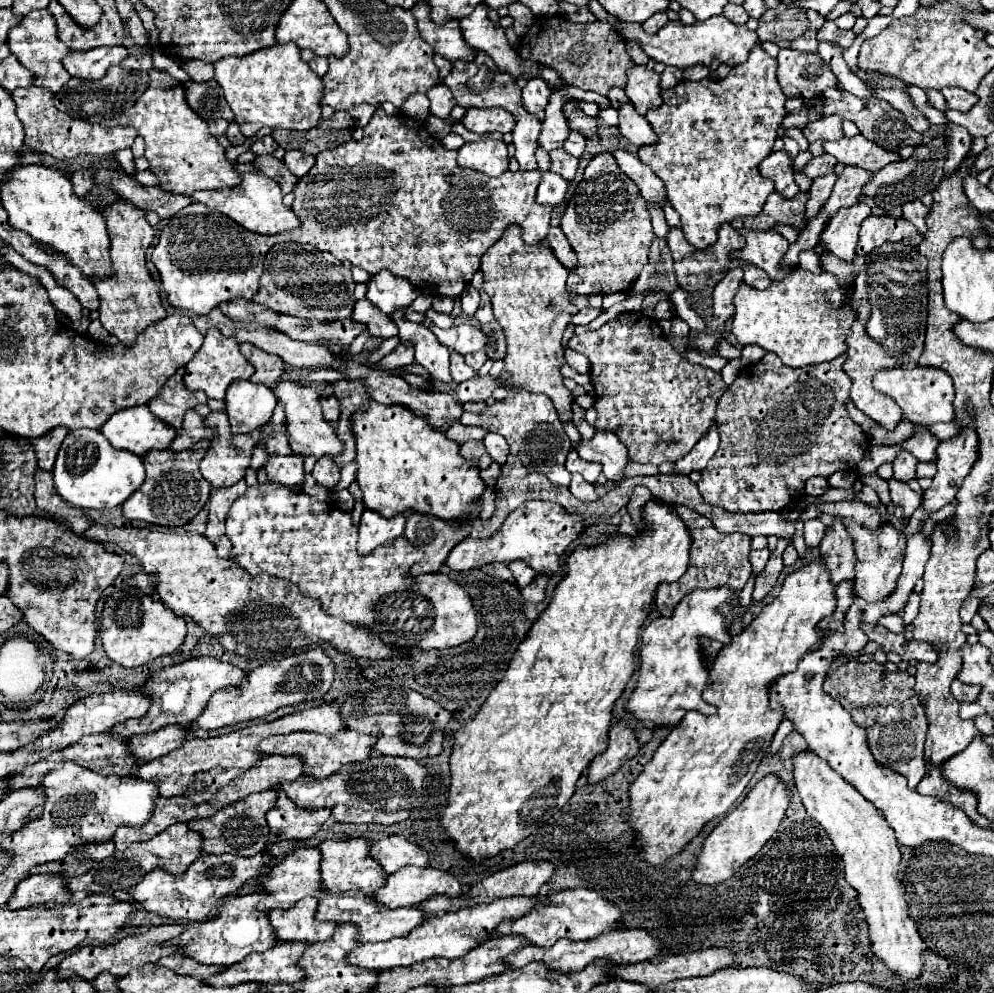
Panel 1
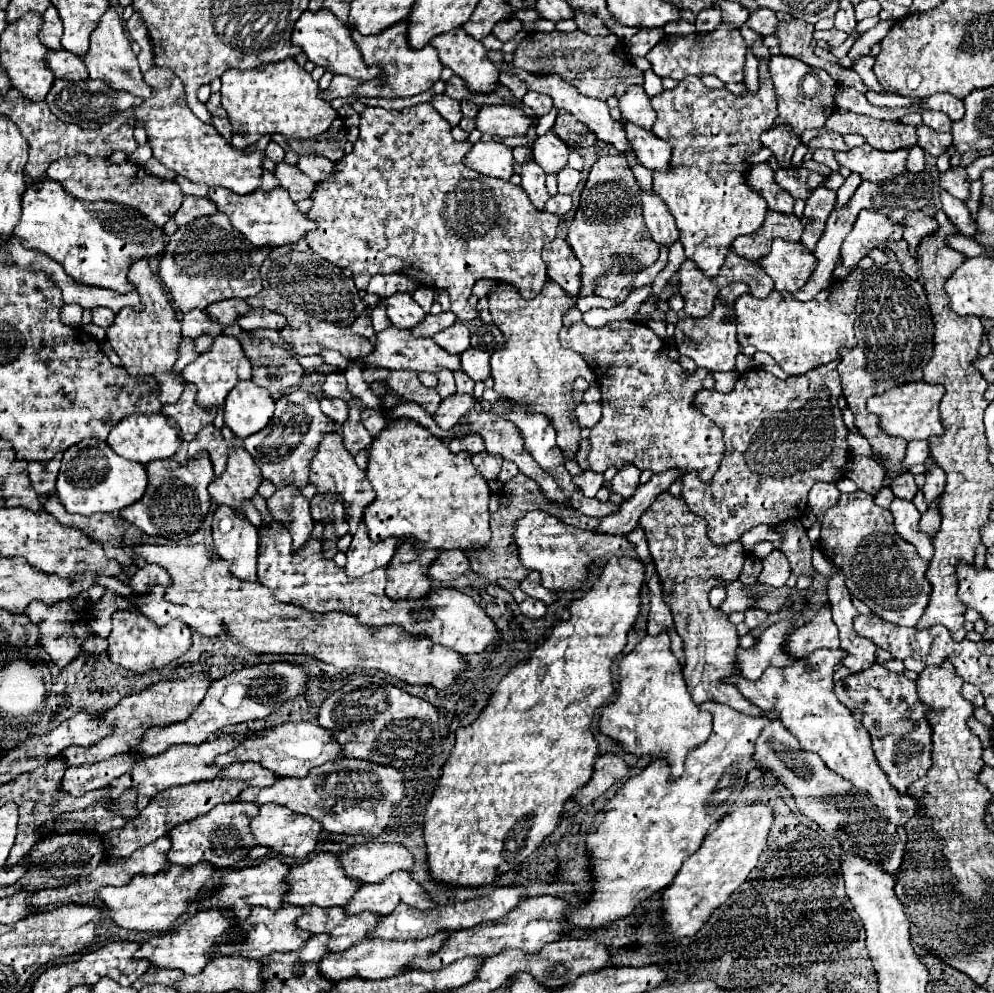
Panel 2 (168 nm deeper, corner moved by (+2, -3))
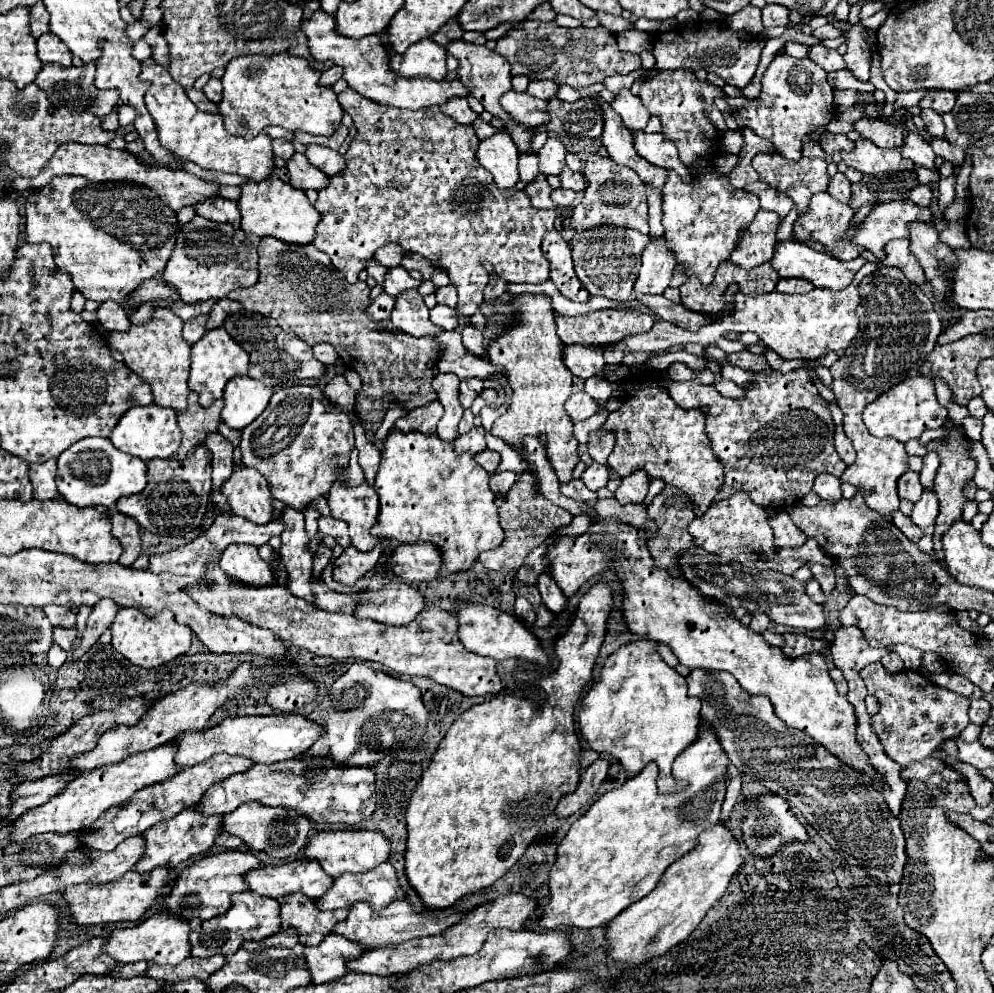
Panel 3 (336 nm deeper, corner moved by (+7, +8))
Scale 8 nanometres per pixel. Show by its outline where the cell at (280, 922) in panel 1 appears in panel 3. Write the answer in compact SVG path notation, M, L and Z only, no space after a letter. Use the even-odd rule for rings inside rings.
M240 892L232 894L232 906L226 910L226 914L220 914L210 920L194 922L190 926L190 954L196 958L212 958L216 954L230 956L234 954L242 942L256 940L260 942L266 936L278 934L280 928L280 904L274 898L258 896L254 892Z

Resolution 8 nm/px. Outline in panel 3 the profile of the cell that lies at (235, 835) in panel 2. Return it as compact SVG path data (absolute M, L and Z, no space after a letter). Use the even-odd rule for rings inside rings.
M192 808L182 810L168 822L164 820L160 824L148 828L142 834L142 838L146 840L146 850L144 850L142 858L138 860L138 864L134 866L134 870L140 874L148 874L156 866L172 866L174 868L194 856L202 856L212 848L212 844L220 832L222 832L222 816L208 818L204 814L198 814L198 810L192 810Z

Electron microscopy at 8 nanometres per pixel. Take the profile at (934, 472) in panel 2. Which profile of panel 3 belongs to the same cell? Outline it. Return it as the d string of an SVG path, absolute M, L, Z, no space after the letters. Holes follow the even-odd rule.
M924 490L922 498L914 504L914 512L912 512L912 522L916 526L922 528L922 538L918 542L920 550L924 550L926 554L930 554L934 560L936 558L936 552L934 552L934 544L932 544L932 536L934 536L934 520L938 516L938 498L932 490Z

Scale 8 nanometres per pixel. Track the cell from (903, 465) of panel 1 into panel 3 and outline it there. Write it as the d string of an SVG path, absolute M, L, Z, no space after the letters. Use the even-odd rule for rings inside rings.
M908 470L908 472L904 472L904 474L900 476L900 480L898 480L898 496L900 496L900 498L906 498L906 500L910 500L910 502L914 504L914 502L920 498L922 490L924 490L924 488L922 488L916 472Z

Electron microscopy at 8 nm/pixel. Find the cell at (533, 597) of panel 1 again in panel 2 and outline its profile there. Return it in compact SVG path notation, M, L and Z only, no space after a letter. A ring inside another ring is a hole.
M527 597L523 603L519 603L519 609L521 609L521 613L523 613L525 617L539 619L539 617L545 615L547 605L545 605L543 601L539 601L539 599L531 599L531 597Z

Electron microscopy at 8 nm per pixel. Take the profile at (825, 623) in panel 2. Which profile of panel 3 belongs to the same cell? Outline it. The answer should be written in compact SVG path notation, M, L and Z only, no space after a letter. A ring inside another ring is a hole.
M784 634L784 638L786 638L786 644L784 644L782 652L786 654L786 658L800 658L800 656L828 648L828 642L814 640L814 638L802 636L802 634Z

